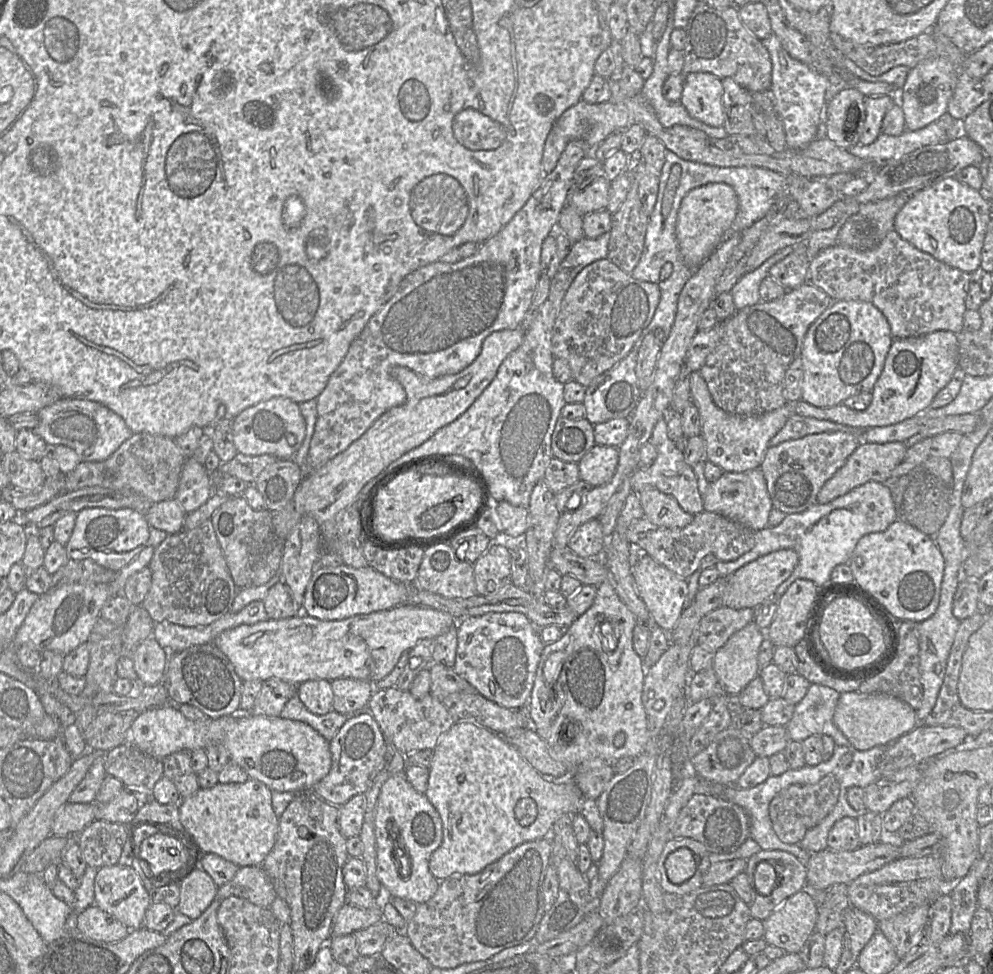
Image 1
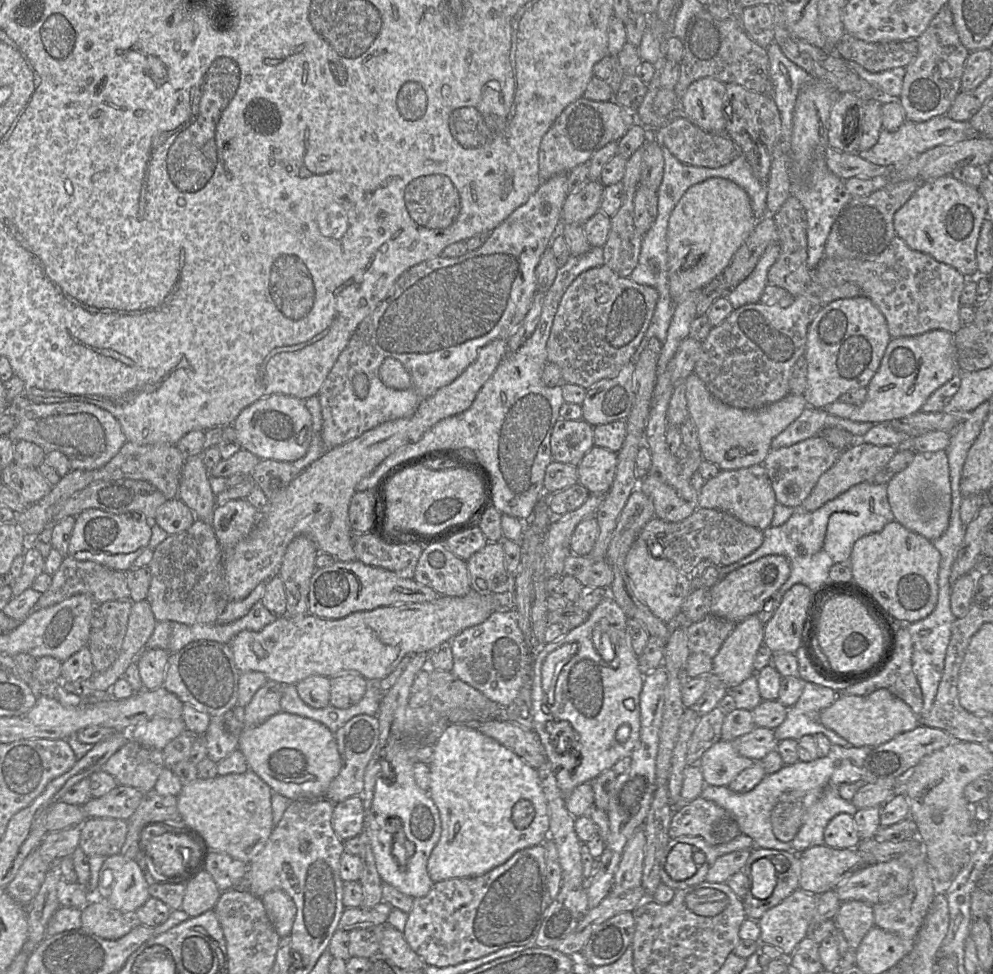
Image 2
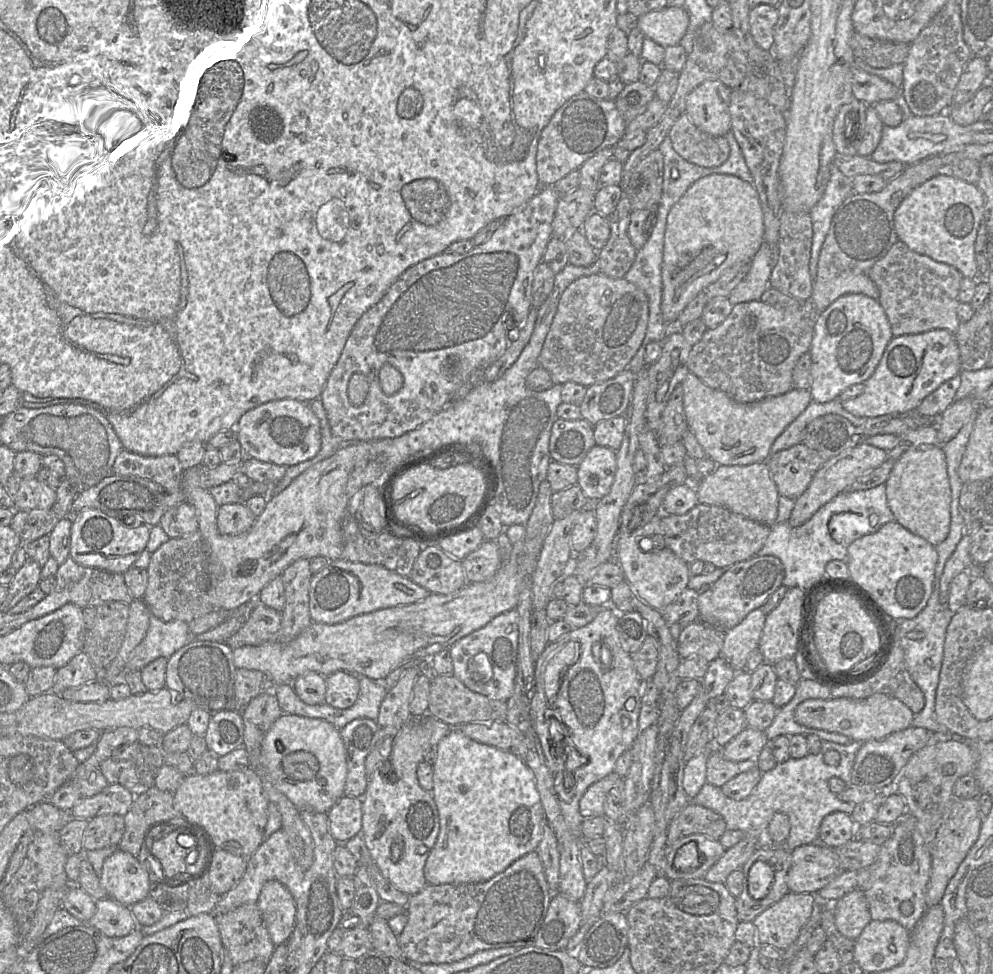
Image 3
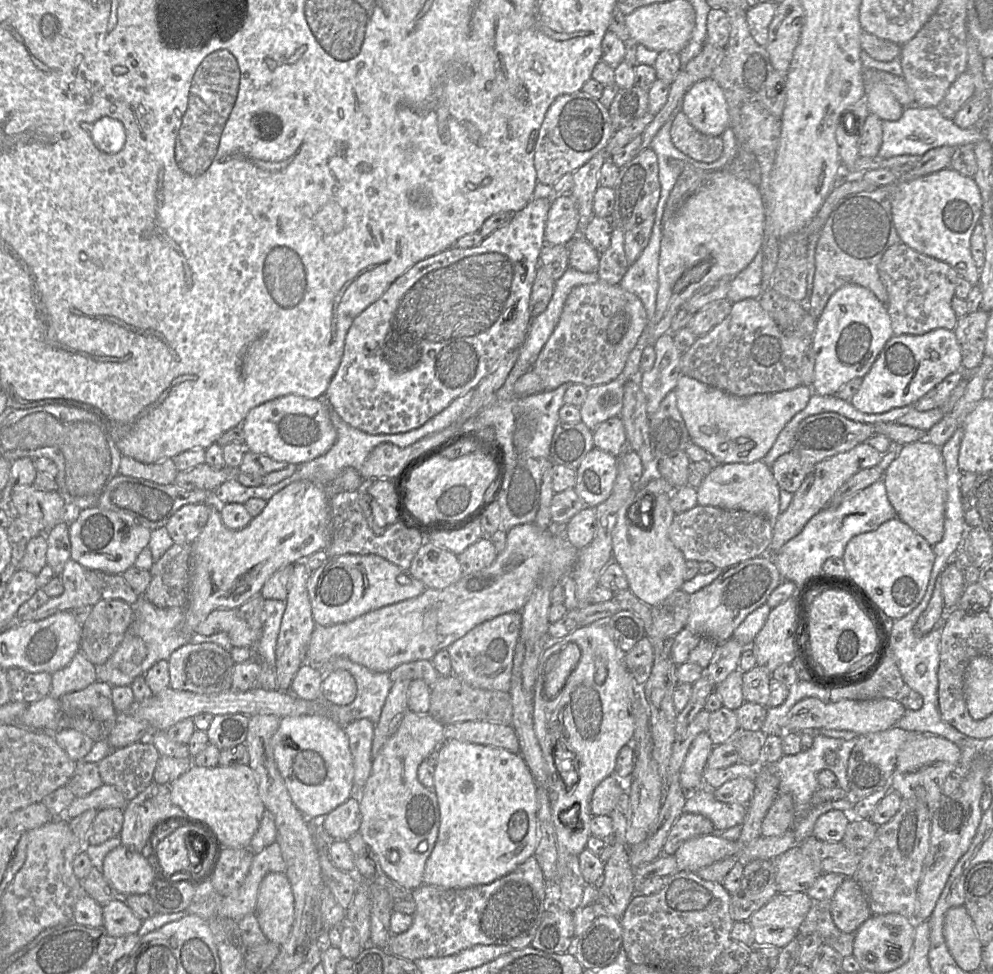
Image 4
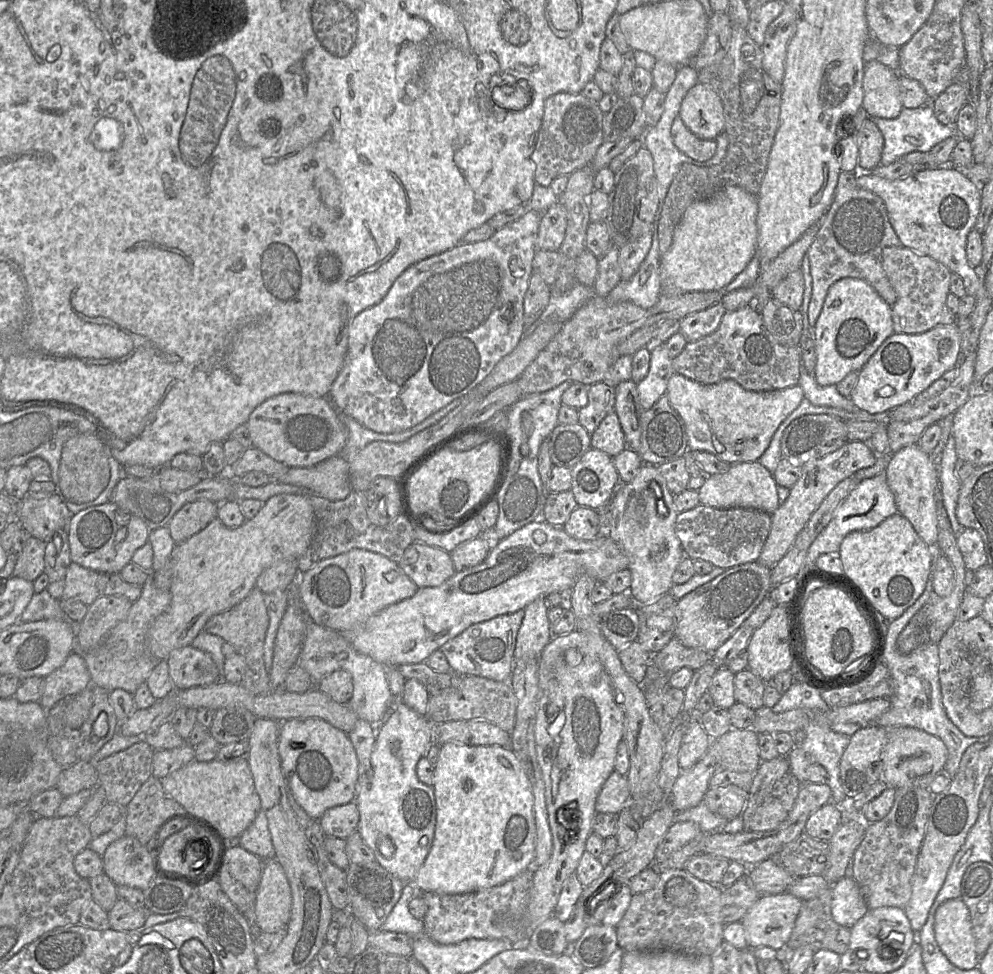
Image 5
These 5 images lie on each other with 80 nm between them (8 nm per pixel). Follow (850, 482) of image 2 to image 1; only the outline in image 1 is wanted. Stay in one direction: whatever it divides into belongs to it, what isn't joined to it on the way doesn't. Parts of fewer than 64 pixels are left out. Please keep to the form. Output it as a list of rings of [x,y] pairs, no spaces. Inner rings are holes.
[[[862,441],[846,463],[823,485],[817,495],[817,504],[827,504],[868,481],[889,483],[892,471],[902,461],[907,449],[904,442],[878,444]]]

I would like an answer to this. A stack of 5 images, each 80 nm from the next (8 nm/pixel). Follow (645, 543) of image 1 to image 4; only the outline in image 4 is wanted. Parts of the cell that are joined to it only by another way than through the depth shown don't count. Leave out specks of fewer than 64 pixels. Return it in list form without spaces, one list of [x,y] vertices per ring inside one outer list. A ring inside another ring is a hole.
[[[696,505],[686,512],[675,514],[669,527],[668,535],[674,546],[682,552],[686,560],[693,560],[699,563],[709,562],[715,568],[726,568],[766,555],[773,536],[773,523],[763,515]]]

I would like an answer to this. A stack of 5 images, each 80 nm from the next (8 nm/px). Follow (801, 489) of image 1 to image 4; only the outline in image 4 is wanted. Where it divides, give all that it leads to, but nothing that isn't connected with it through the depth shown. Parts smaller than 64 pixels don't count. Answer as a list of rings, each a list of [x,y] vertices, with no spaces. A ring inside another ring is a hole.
[[[792,452],[779,456],[771,466],[772,475],[781,490],[795,493],[806,476],[813,470],[815,464],[811,464],[808,460],[802,460],[798,455]]]

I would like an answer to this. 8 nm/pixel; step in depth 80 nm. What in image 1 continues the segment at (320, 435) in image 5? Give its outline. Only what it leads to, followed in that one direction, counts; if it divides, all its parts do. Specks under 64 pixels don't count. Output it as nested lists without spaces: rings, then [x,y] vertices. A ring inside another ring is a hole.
[[[273,397],[244,409],[232,420],[231,426],[233,443],[239,453],[254,456],[270,454],[280,460],[293,458],[306,431],[299,404],[284,397]]]

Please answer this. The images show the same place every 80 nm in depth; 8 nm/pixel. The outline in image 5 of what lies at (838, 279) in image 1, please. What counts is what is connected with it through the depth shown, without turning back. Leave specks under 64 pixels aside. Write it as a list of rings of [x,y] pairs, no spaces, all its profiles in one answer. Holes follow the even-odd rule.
[[[900,246],[884,249],[882,267],[897,295],[891,308],[894,332],[919,334],[938,325],[956,323],[957,316],[946,303],[952,272],[945,265],[929,256]]]

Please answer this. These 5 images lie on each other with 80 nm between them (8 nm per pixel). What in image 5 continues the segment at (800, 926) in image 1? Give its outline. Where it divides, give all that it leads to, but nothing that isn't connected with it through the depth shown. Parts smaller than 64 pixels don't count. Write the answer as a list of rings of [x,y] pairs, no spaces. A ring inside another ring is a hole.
[[[788,892],[761,895],[740,921],[748,947],[786,948],[801,904],[802,900]]]

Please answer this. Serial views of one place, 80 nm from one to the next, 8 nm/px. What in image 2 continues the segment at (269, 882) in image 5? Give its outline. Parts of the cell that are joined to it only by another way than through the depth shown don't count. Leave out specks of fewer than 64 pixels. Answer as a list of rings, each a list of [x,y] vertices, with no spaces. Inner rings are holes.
[[[275,889],[266,892],[261,901],[279,937],[290,935],[296,914],[296,906],[291,897],[284,891]]]

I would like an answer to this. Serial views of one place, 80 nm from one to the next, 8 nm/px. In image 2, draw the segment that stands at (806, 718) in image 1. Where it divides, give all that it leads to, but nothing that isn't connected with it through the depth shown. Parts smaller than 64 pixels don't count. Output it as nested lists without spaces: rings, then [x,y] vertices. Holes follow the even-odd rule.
[[[805,682],[801,697],[788,708],[784,722],[774,729],[777,741],[784,739],[798,741],[806,735],[824,734],[832,744],[851,747],[848,741],[818,721],[819,712],[831,706],[837,696],[838,693],[831,688]]]

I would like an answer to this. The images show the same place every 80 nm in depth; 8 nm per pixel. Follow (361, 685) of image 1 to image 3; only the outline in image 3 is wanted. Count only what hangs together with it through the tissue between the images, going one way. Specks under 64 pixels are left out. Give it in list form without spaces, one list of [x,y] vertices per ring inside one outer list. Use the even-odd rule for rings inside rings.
[[[336,671],[326,677],[325,702],[335,708],[348,708],[358,698],[358,676],[346,671]]]

